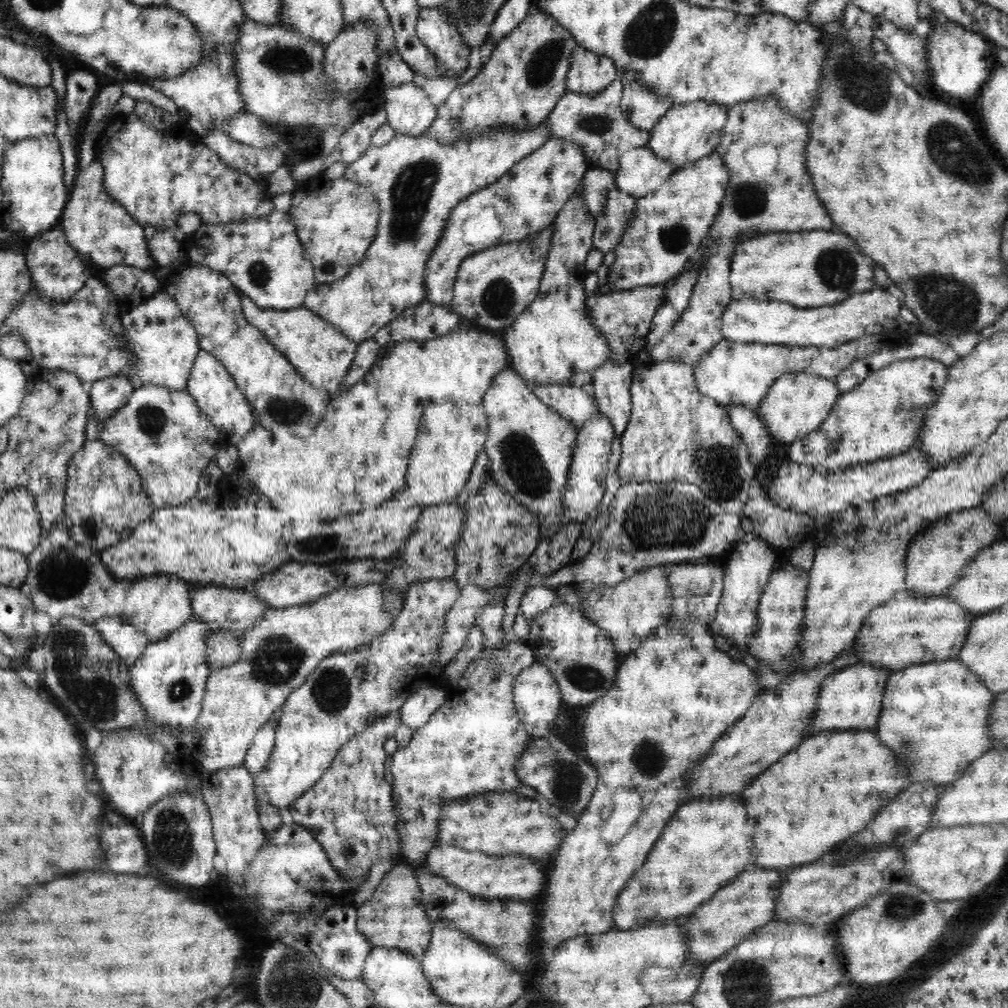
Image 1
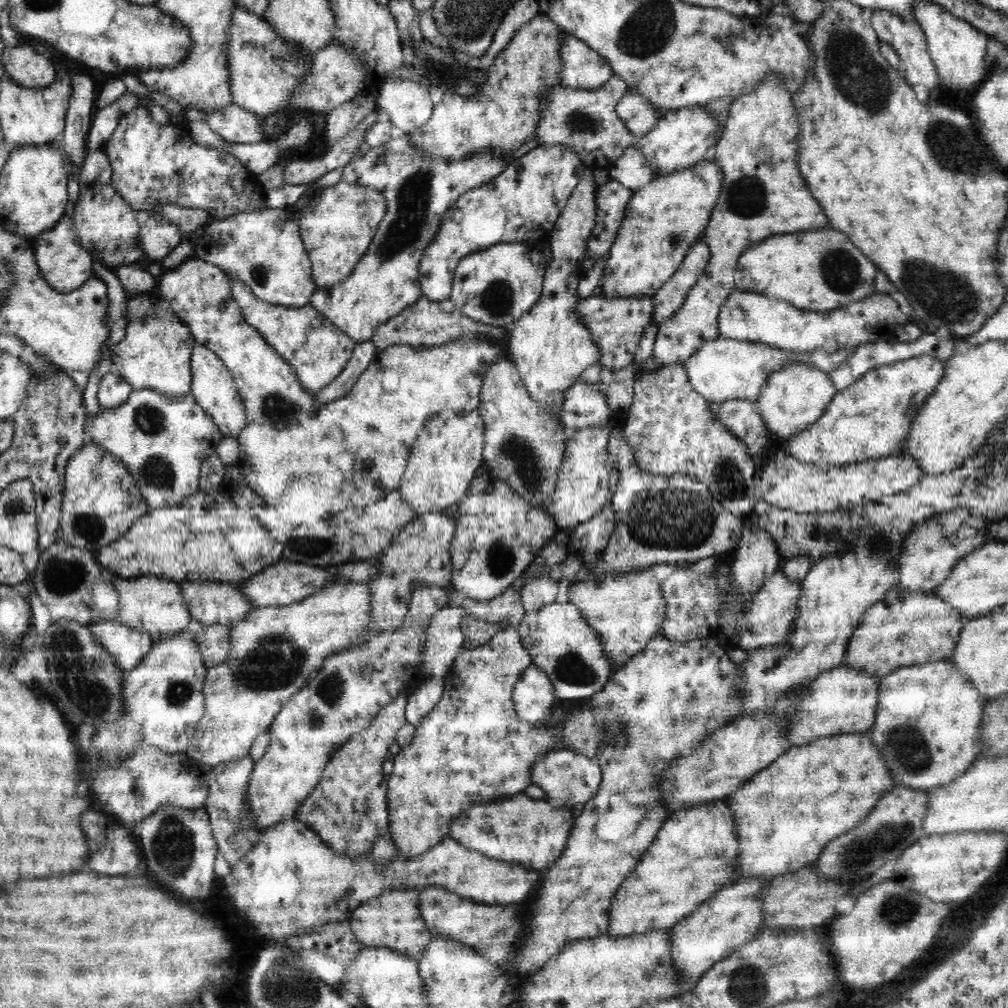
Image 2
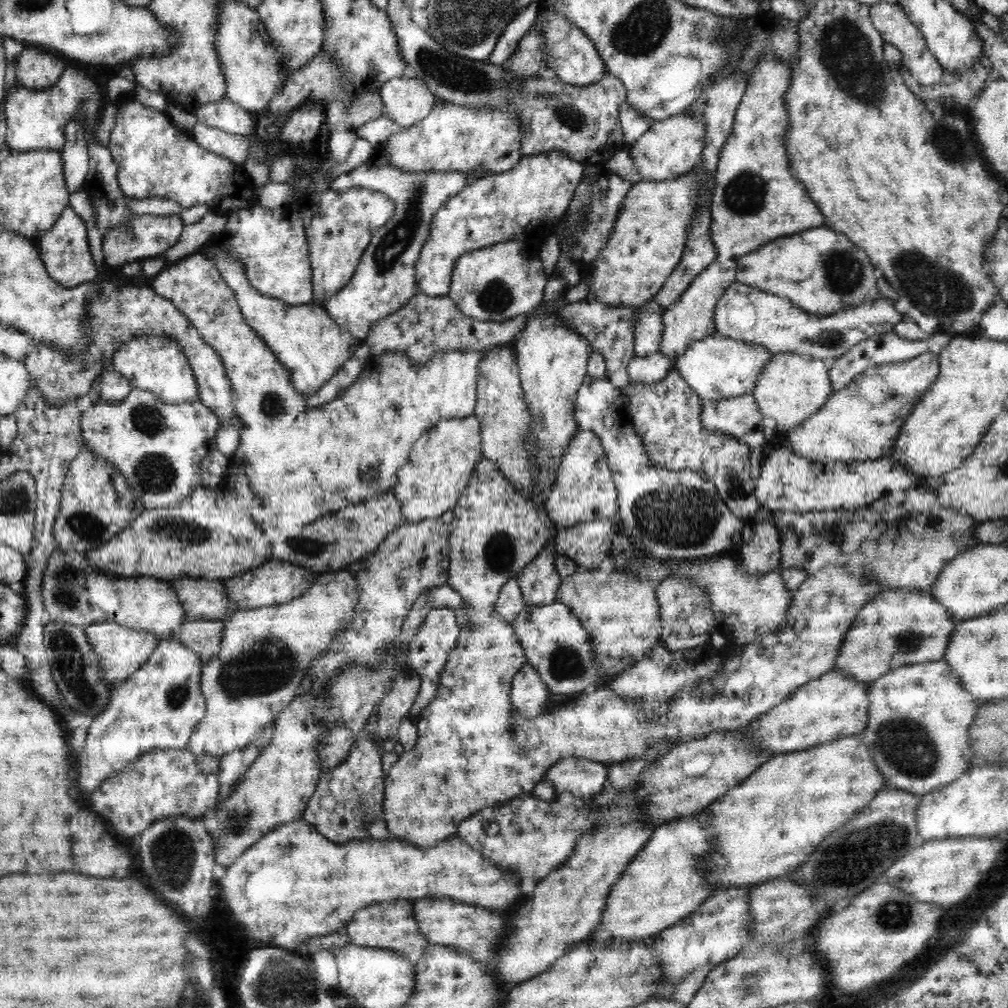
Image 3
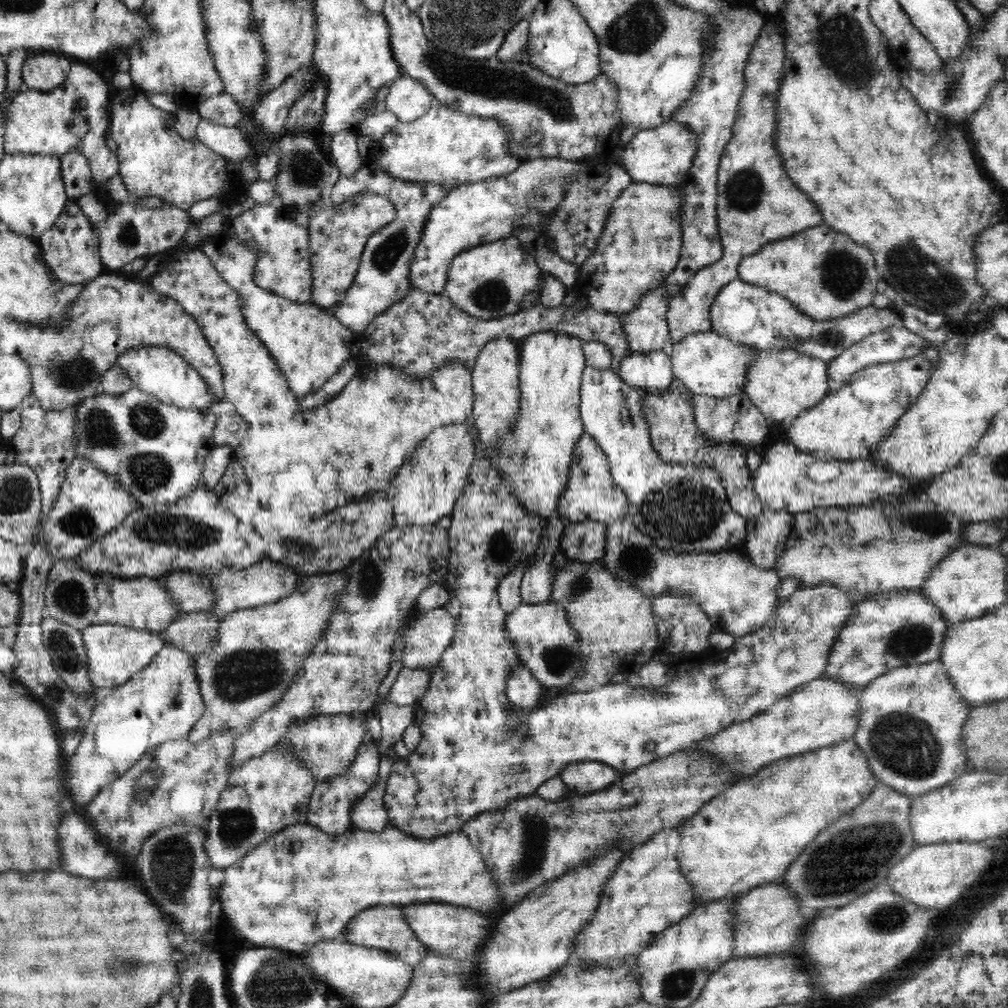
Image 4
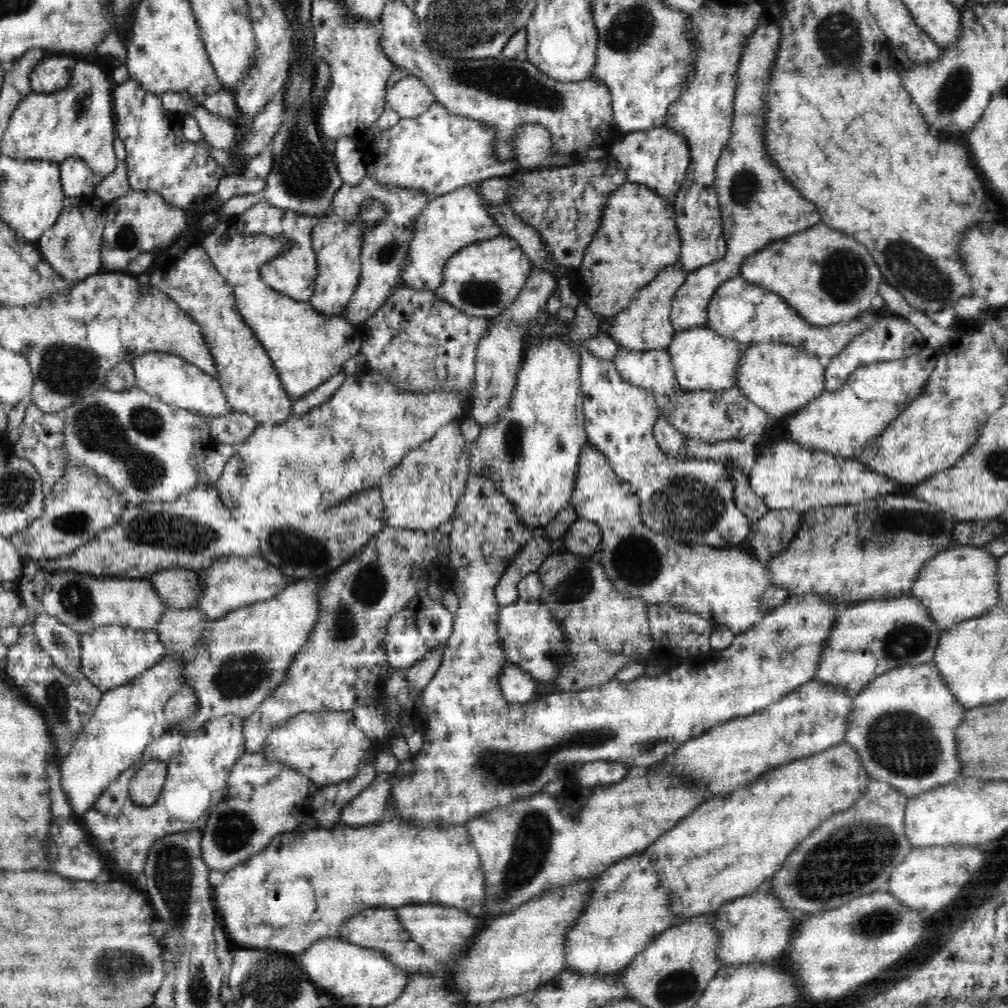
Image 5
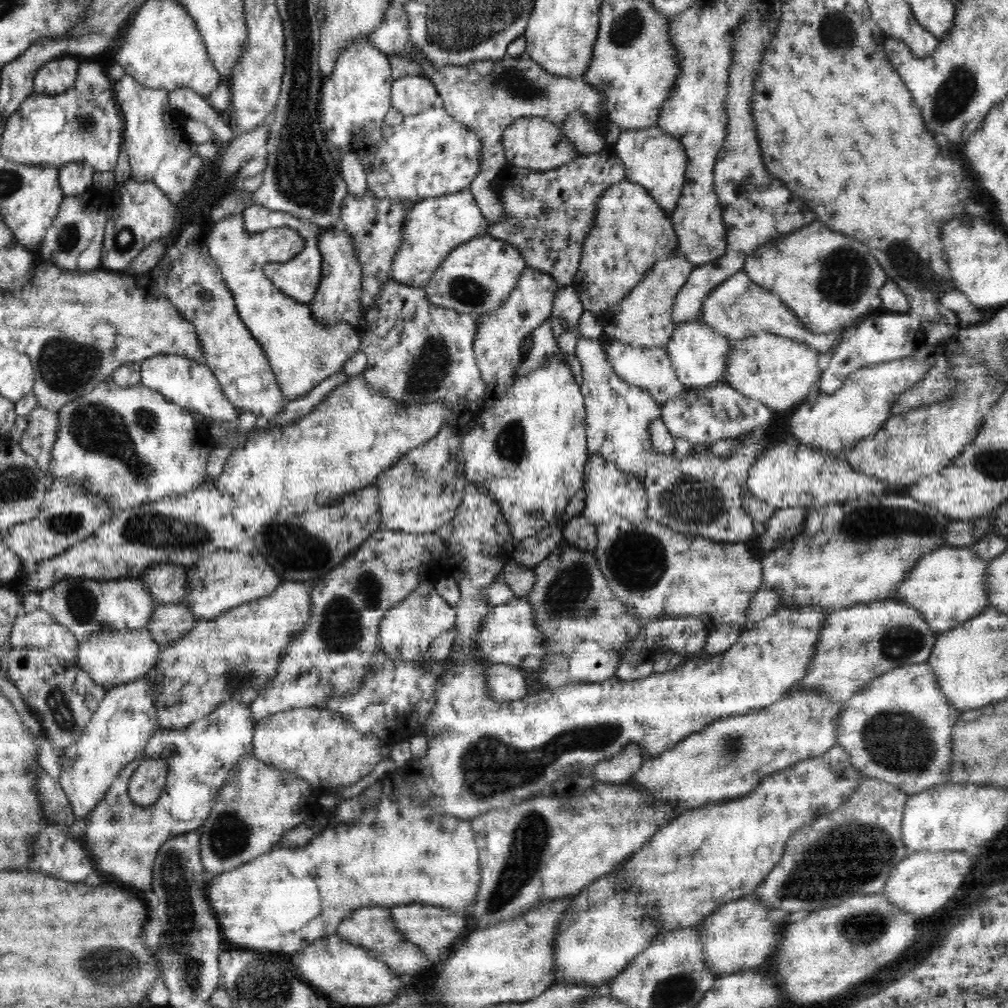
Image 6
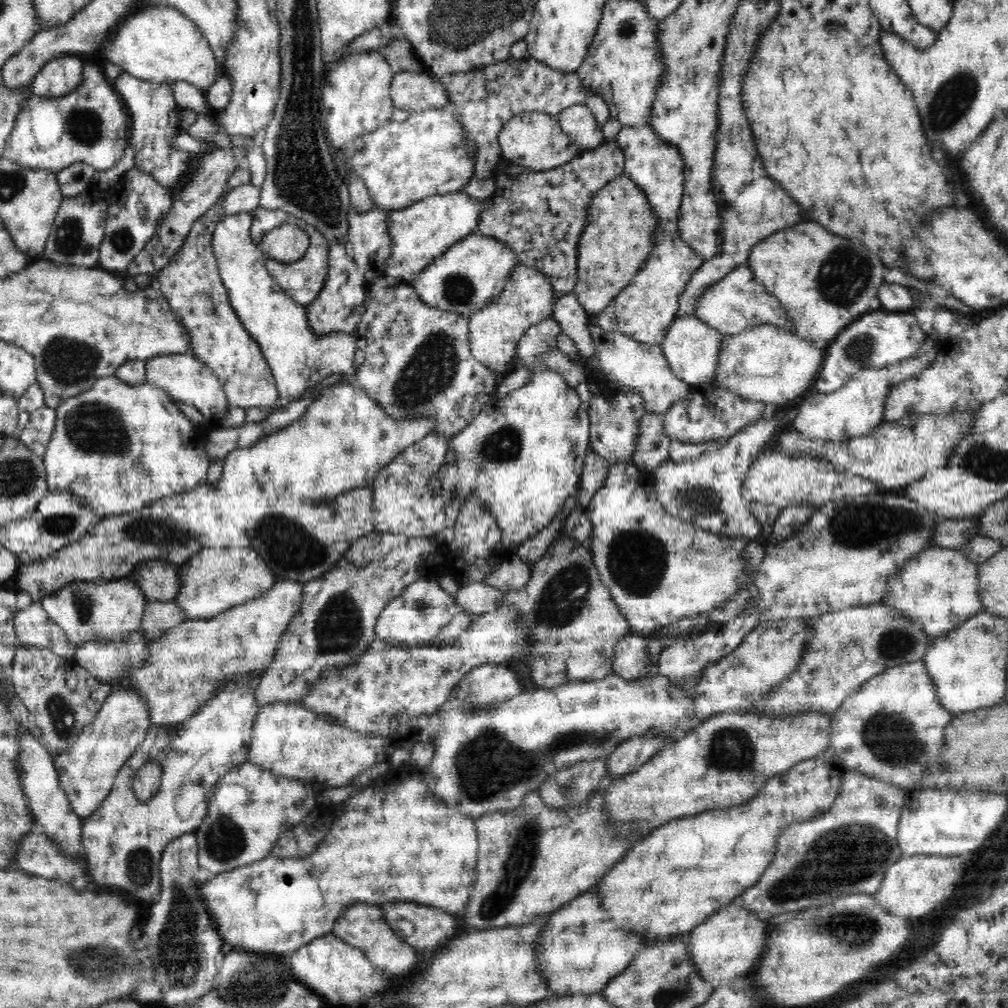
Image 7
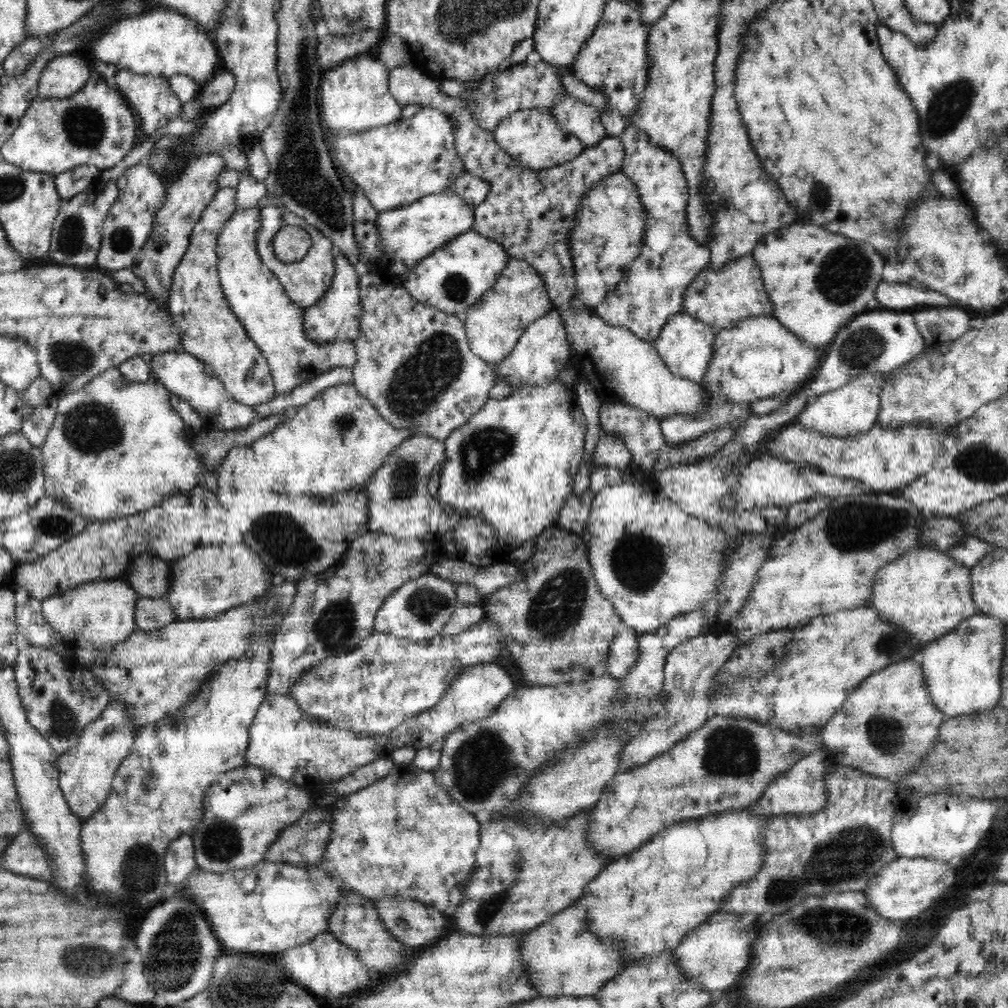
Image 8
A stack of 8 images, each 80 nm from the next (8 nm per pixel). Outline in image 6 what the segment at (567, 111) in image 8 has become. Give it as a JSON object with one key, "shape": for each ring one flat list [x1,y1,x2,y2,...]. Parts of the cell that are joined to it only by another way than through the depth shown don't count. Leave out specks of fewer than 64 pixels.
{"shape":[[582,113,569,116,564,126,565,136,574,143,579,156,597,155,608,147,605,136,588,123]]}

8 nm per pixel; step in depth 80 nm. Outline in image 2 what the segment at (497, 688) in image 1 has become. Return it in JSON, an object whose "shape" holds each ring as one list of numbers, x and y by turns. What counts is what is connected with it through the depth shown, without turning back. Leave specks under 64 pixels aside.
{"shape":[[513,628,500,631,498,634,494,635,490,640,488,640,488,642,482,647,470,649,465,653,461,652,460,649,459,655,455,658,451,669,445,676,445,691,440,699,440,702,438,702,438,704,434,707,434,710,432,710,432,712,430,712,425,719,421,720,420,724,415,726,414,738,412,739,412,742,405,747,401,747,397,754,391,756,389,761,391,775,390,780,388,780,387,783,390,814,389,829,395,846,399,849,399,853,404,855,406,859,417,859,419,856,422,856,422,854,428,852,428,850,433,848,437,843,440,843,443,838,446,837,446,832,448,832,448,822,450,822,450,819,456,817,463,809,468,809,471,804,490,803,496,799,504,799,505,797,523,793,527,786,531,784,530,764,536,760,536,756,538,754,544,754,544,752,548,752,552,746,568,748,591,759,594,757,594,754,598,752,598,748,600,748,600,744,602,744,602,739,600,739,602,723,596,723,596,721,594,721,594,715,592,715,592,711,590,711,590,704,586,704,586,706,583,705,580,714,569,716,570,720,566,720,566,722,560,722,560,724,557,724,556,726,551,726,550,722,547,721,539,730,536,729,534,725,530,726,528,723,525,723,518,718,513,701,513,688,515,682,519,679,519,676,522,674,522,672,524,672,524,669,528,668,528,666,531,664,532,657,530,656,530,653,523,645,520,633]]}

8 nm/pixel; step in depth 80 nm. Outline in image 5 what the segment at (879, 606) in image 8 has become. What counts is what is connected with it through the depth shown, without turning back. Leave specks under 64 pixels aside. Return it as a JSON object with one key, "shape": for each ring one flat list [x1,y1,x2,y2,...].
{"shape":[[955,545,939,552,926,563,909,594,914,595,929,610,932,620,940,626,940,630,978,618,1001,602,997,560,985,547]]}

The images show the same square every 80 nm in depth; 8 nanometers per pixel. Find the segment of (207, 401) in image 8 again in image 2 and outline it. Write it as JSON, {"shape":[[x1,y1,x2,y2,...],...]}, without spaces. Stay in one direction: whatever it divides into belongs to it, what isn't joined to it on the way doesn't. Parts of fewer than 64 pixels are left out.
{"shape":[[158,296,150,317,134,321,127,318,127,321,124,339,110,348,114,370,133,386,133,390,153,388,168,396,190,393,191,356,195,340,192,330,170,307,170,301]]}

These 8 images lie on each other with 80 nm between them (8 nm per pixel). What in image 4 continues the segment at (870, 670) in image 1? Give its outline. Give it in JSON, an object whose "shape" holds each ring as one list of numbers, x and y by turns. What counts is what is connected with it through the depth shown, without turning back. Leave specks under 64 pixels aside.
{"shape":[[824,674,796,687,762,714,736,723,697,743,699,748,717,754,735,774,746,777,774,760,801,755,855,736,859,727,863,689,854,688]]}

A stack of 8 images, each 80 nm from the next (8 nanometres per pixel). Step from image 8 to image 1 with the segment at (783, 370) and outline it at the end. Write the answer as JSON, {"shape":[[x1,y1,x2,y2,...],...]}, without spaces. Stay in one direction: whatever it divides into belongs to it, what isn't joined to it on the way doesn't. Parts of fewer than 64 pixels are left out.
{"shape":[[786,374,774,381,757,411,772,438,792,445,820,428,841,394,834,380,809,374]]}

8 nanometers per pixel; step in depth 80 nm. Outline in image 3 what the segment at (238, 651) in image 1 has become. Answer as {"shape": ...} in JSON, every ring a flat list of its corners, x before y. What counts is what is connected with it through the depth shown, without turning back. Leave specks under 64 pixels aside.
{"shape":[[188,619,175,636,180,637,190,650,198,653,205,665,221,651,224,629,224,623,220,620]]}

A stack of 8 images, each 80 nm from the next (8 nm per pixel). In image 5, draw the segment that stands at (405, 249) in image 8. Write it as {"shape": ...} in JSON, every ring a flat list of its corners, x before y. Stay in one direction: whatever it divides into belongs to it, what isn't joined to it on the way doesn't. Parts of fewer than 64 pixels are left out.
{"shape":[[516,172,511,175,486,179,480,183,466,184,457,188,454,192,432,199,415,222,414,236,412,237,410,248,407,252,407,259,401,272,404,286,420,291,435,291,442,284,443,270,447,260,450,260,450,257,455,252,469,244,490,240,504,234,503,228,492,218,491,208,504,207,506,212,513,212,509,196,513,195,513,192,519,189,522,183,519,180,519,173]]}

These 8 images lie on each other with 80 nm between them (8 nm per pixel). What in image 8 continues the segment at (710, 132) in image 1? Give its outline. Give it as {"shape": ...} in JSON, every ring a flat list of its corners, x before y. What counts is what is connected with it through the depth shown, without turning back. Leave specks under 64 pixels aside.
{"shape":[[629,124,619,134,625,159,621,171,638,187,648,229,641,255,626,276,597,308,597,316,612,328,624,328,639,340,655,343,670,318,683,312,685,290,710,262,711,252,694,242,686,227,688,183,673,152,652,144,646,132]]}

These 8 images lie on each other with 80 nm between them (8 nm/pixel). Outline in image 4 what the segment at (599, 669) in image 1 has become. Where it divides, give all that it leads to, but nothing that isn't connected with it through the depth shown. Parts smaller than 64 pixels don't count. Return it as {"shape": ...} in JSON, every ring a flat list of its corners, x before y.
{"shape":[[556,602,544,604,522,603,513,613,507,614,506,628,516,647,520,664,527,666,540,684,548,688,571,687,583,672,579,636,569,621,566,609]]}

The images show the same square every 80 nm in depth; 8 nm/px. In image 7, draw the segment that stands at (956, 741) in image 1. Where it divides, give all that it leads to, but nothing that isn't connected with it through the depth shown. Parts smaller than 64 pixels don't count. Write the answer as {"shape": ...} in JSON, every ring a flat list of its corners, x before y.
{"shape":[[924,661,906,663,887,668,882,674,874,676,874,678,865,682,858,689,858,692,848,696,848,698,842,703,842,706,831,715,830,744,835,752,838,753,838,756,841,758,846,770,858,771,866,776,874,777,877,780,896,785,902,790,908,792,908,794,912,794,913,791,922,791,921,786,926,782,926,780,928,780,927,776,929,775,929,768,933,767,939,761,940,755,944,752,946,727,952,722,952,720,954,720,952,714,954,713,946,710,946,708,942,706,942,703,936,694,936,689,932,682,930,673,926,668,926,663]]}

